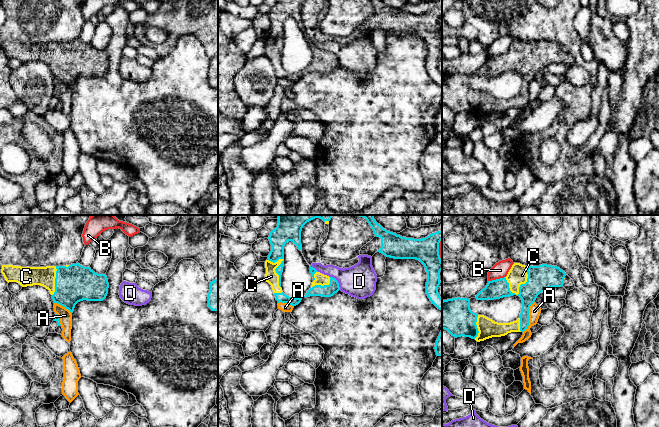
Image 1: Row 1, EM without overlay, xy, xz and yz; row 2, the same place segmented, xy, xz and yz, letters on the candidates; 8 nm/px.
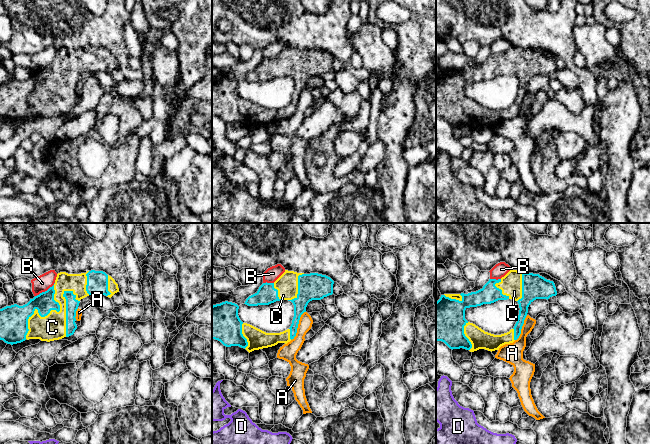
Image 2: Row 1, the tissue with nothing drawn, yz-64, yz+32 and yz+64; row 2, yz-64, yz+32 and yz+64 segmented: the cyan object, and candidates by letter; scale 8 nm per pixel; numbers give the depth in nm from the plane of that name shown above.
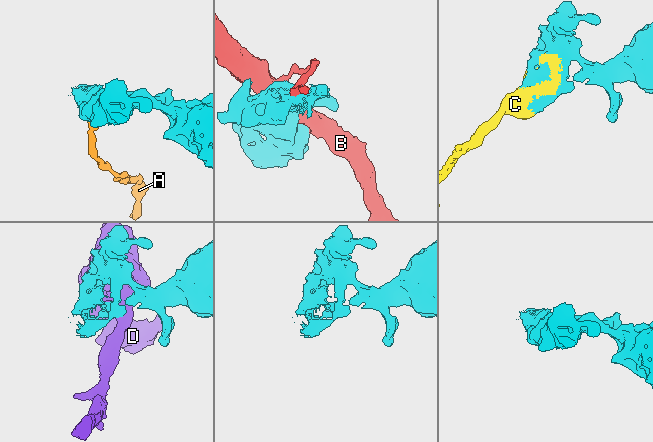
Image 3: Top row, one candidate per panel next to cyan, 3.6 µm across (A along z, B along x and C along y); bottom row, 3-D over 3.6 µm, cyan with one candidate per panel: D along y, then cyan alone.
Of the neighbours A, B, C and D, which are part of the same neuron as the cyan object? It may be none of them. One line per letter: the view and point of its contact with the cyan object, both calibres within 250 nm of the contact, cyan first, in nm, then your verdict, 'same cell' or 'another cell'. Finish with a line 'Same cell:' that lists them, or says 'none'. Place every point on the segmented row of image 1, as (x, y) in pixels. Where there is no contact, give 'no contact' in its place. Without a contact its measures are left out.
A: meets cyan in yz at (528, 317); 160 nm thick on the cyan side, 100 nm on the other; another cell
B: meets cyan in yz at (496, 279); 160 nm thick on the cyan side, 130 nm on the other; another cell
C: meets cyan in yz at (523, 284); 200 nm thick on the cyan side, 160 nm on the other; same cell
D: meets cyan in xz at (337, 282); 100 nm thick on the cyan side, 260 nm on the other; another cell
Same cell: C

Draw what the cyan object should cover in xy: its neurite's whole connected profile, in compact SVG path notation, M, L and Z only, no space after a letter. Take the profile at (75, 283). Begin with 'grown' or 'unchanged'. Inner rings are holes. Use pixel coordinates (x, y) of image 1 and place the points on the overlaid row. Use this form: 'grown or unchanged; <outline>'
grown; M79 263L46 267L2 265L1 273L8 283L17 282L22 287L45 287L54 303L65 307L71 314L78 302L103 301L108 294L106 274L95 273Z

